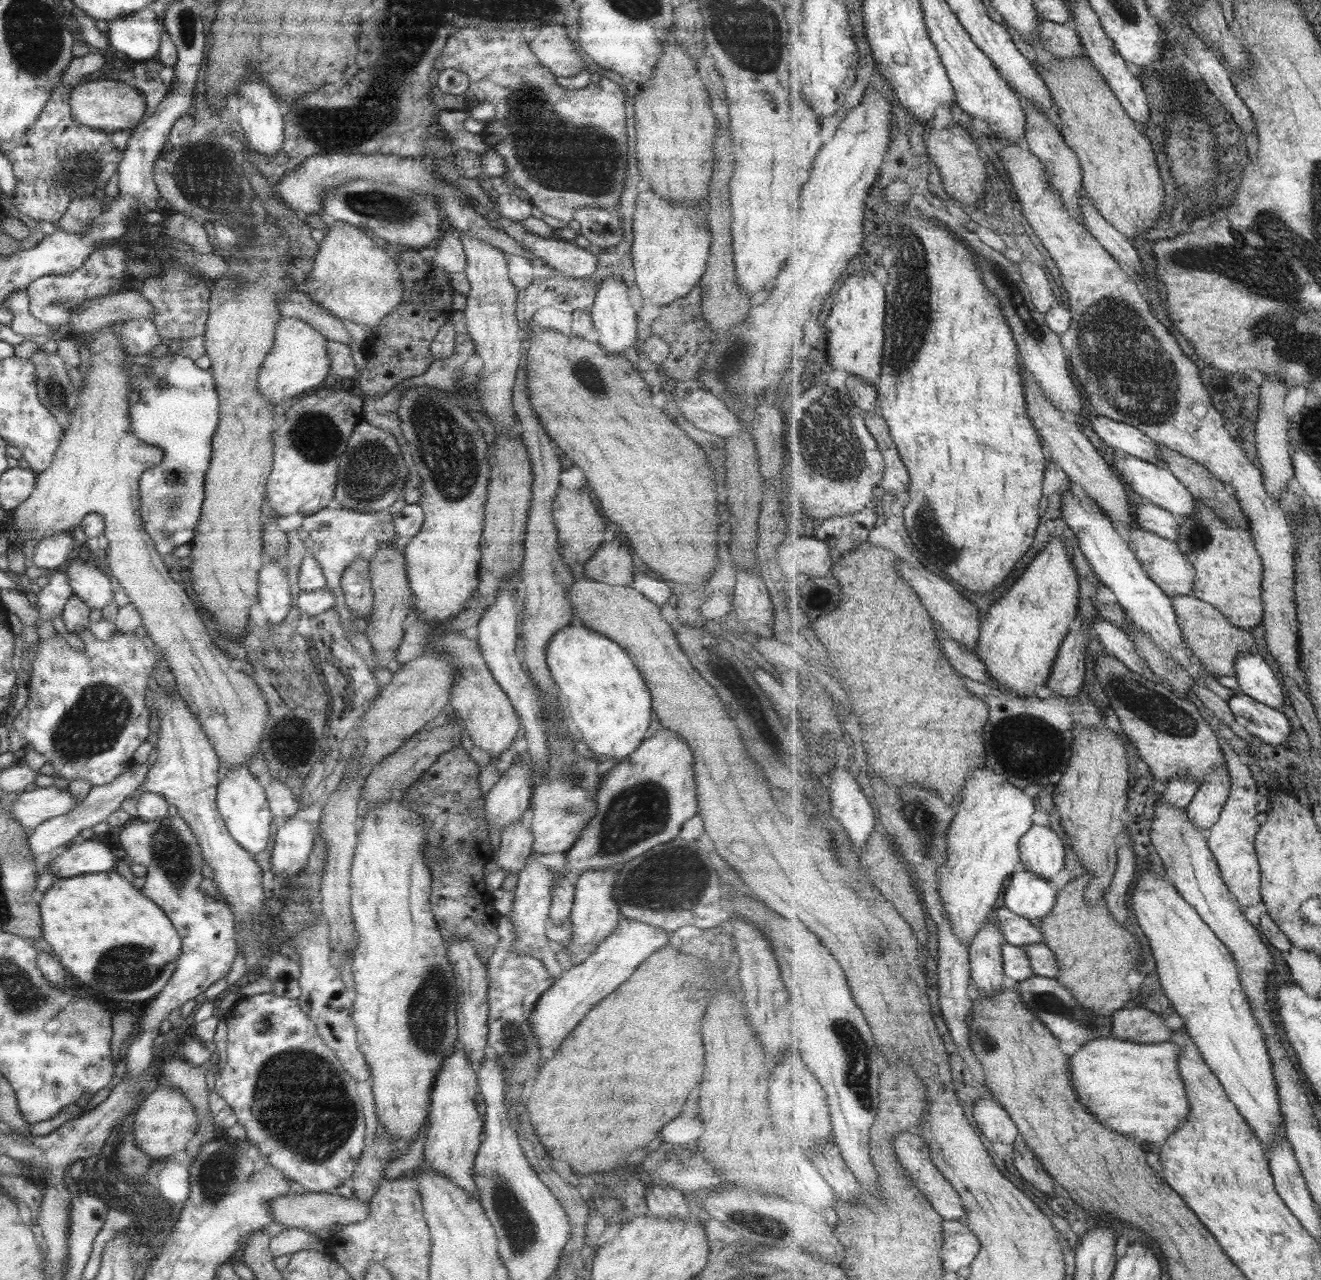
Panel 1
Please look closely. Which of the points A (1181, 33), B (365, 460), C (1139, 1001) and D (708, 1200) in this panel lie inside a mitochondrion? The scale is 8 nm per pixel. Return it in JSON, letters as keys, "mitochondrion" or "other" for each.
{"A":"other","B":"mitochondrion","C":"other","D":"other"}

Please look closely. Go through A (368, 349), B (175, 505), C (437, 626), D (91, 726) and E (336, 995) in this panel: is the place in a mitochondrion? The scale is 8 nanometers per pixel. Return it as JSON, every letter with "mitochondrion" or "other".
{"A":"other","B":"mitochondrion","C":"other","D":"mitochondrion","E":"other"}

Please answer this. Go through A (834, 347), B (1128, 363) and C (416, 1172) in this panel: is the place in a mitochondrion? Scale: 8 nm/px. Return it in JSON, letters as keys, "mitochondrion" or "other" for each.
{"A":"other","B":"mitochondrion","C":"other"}

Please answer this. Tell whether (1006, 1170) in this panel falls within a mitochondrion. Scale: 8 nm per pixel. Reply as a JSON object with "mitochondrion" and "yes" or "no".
{"mitochondrion":"no"}

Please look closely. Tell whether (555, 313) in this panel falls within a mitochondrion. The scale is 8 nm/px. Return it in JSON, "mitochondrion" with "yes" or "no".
{"mitochondrion":"no"}

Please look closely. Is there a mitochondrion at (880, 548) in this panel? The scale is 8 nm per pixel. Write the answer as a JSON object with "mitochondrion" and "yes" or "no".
{"mitochondrion":"no"}

